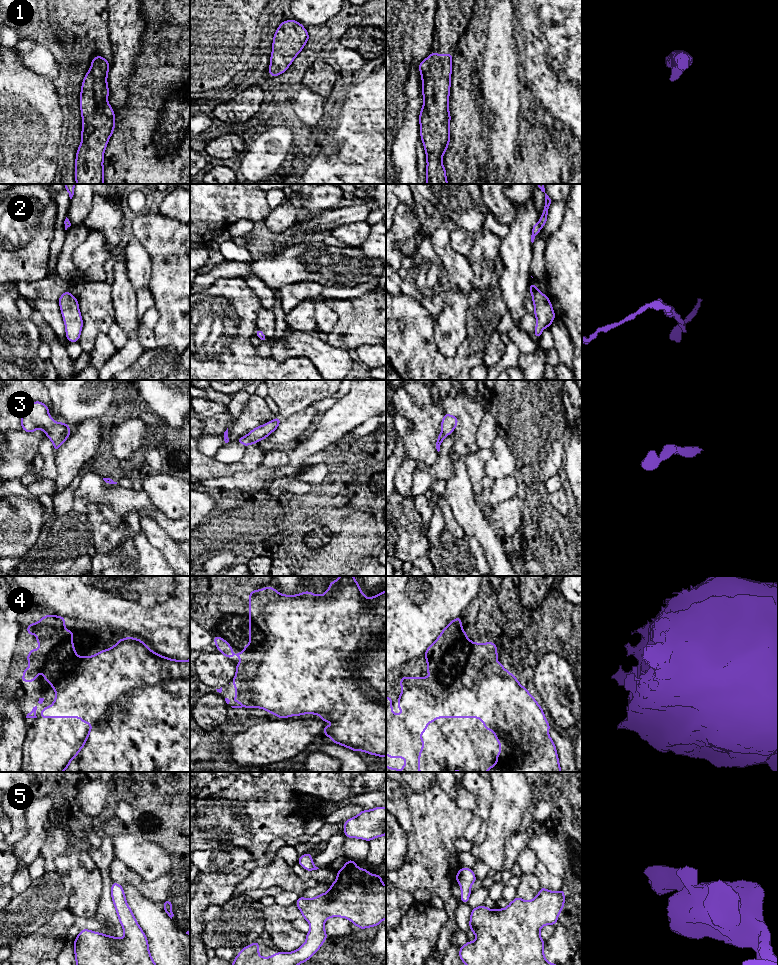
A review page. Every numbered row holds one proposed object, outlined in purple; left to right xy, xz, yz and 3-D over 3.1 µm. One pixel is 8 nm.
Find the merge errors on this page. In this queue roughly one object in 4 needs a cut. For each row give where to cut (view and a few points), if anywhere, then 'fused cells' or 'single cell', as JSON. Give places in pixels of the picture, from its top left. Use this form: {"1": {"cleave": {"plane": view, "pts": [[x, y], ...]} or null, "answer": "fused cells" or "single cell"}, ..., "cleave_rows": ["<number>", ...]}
{"1": {"cleave": null, "answer": "single cell"}, "2": {"cleave": null, "answer": "single cell"}, "3": {"cleave": null, "answer": "single cell"}, "4": {"cleave": {"plane": "yz", "pts": [[495, 658], [450, 694], [402, 692]]}, "answer": "fused cells"}, "5": {"cleave": null, "answer": "single cell"}, "cleave_rows": ["4"]}

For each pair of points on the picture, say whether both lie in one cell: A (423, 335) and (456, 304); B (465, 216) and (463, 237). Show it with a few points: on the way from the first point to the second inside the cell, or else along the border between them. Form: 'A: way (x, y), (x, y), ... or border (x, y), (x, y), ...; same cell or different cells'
A: border (434, 320), (434, 342), (437, 347); different cells
B: border (460, 227), (474, 236); different cells

